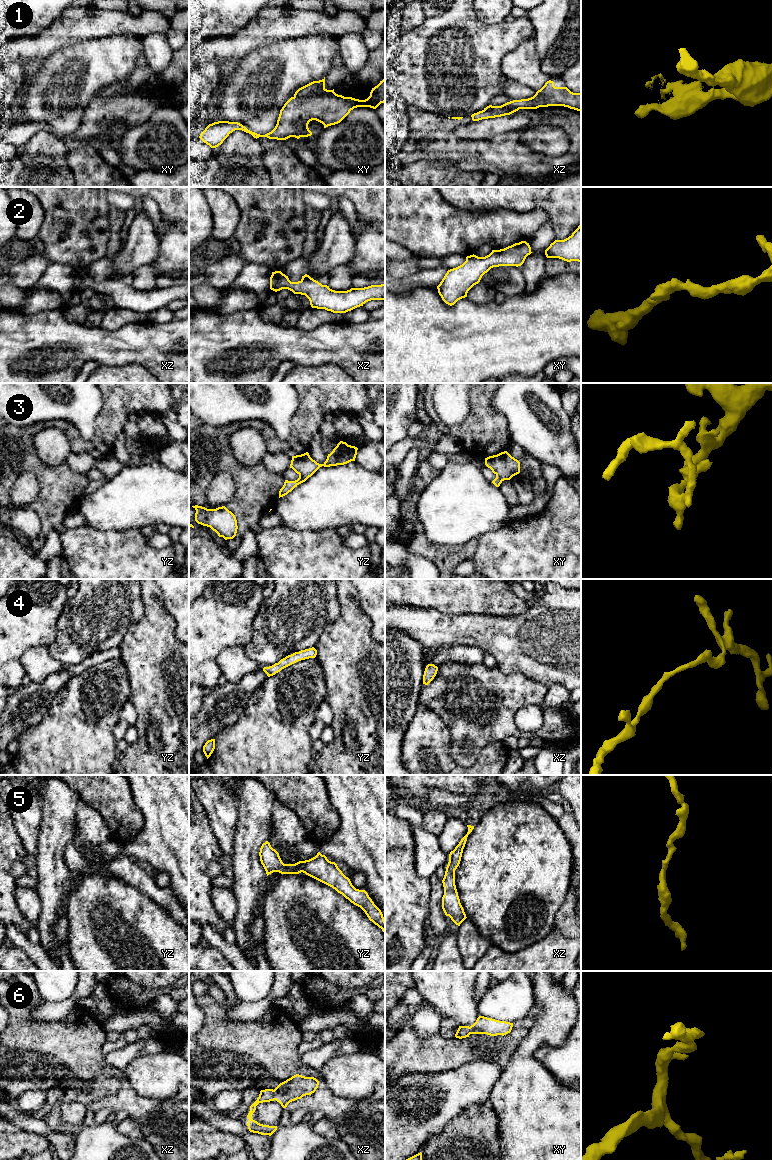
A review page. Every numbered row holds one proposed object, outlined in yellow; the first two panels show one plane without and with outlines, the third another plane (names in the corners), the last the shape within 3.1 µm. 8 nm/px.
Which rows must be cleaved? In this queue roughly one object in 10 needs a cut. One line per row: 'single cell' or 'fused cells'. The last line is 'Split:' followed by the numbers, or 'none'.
1: single cell
2: single cell
3: single cell
4: single cell
5: single cell
6: single cell
Split: none

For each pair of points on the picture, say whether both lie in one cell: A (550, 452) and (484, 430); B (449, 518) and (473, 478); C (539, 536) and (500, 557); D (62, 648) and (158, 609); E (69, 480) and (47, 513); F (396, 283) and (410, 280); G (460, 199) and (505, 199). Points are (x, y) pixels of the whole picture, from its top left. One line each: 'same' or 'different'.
A: different
B: same
C: same
D: different
E: same
F: same
G: same

